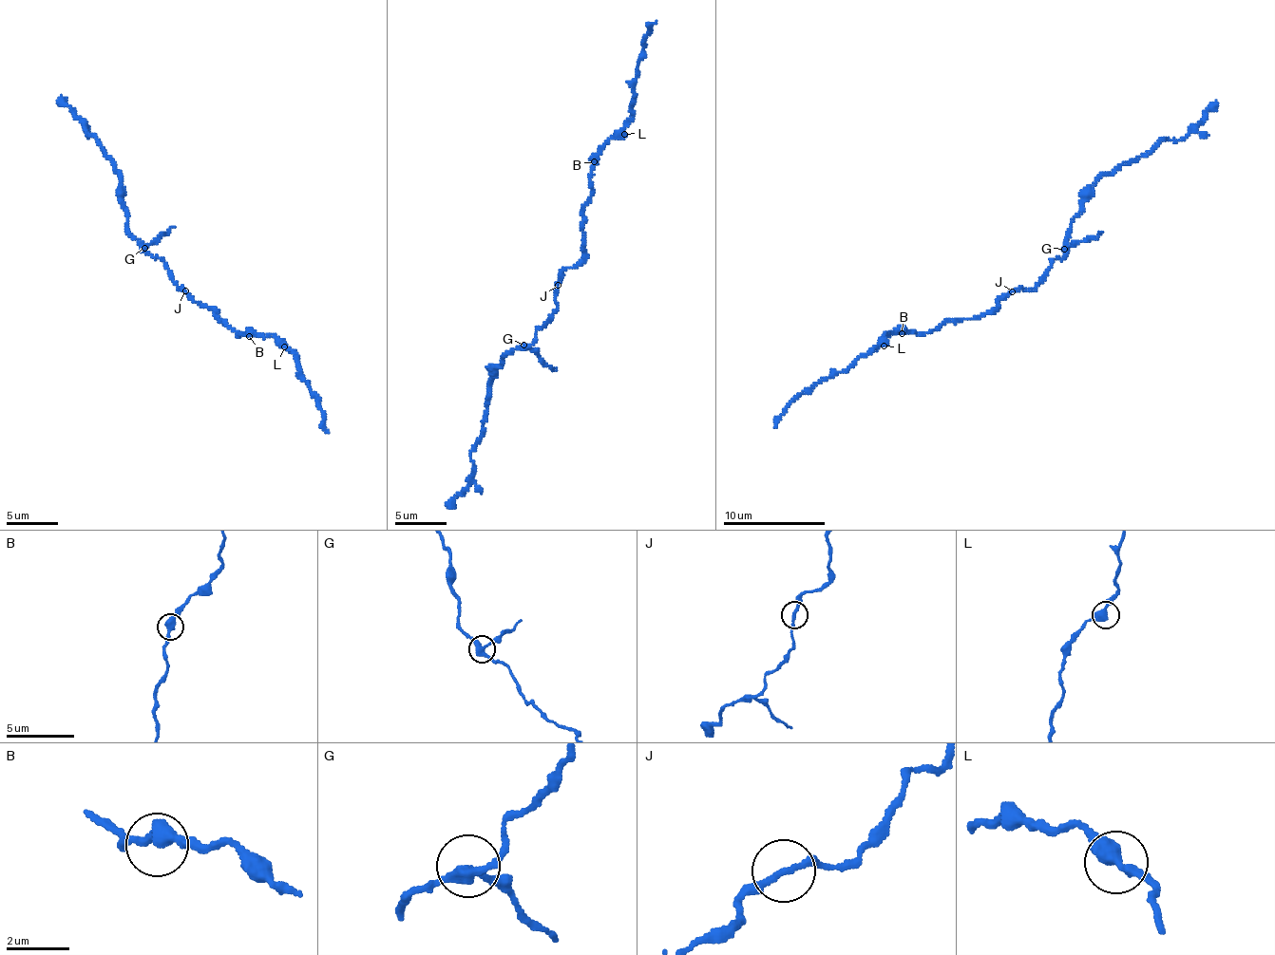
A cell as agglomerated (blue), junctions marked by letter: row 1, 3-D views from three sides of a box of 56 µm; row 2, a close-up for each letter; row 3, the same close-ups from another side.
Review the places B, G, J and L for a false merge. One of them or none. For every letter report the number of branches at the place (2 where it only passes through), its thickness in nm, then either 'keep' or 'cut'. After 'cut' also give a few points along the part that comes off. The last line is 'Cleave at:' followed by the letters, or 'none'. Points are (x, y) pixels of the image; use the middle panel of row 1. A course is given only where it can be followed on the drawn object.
B: 2 | 420 nm | keep
G: 3 | 320 nm | cut | (523, 345), (537, 351), (556, 370)
J: 2 | 180 nm | keep
L: 2 | 440 nm | keep
Cleave at: G

